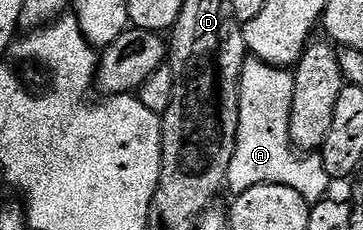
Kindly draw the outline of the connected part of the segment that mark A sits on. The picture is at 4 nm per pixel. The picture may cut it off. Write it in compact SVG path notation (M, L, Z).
M255 57L245 58L240 70L240 108L238 133L230 172L233 196L258 185L286 185L302 193L309 205L329 194L330 180L319 153L301 153L288 136L290 109L294 101L295 74L291 70L264 63Z

